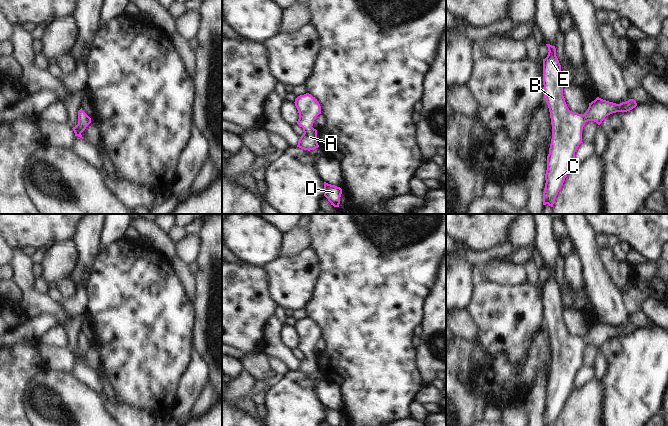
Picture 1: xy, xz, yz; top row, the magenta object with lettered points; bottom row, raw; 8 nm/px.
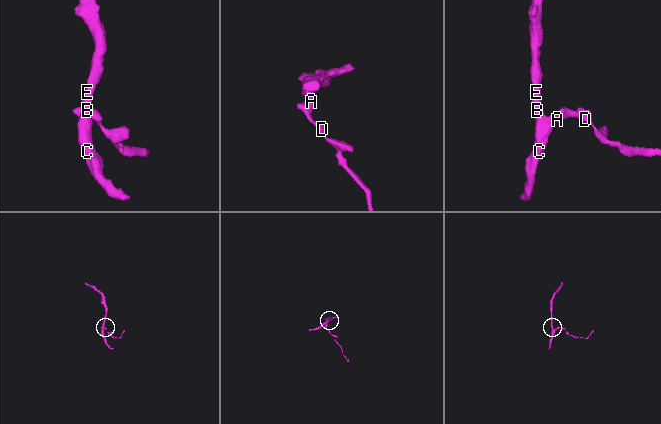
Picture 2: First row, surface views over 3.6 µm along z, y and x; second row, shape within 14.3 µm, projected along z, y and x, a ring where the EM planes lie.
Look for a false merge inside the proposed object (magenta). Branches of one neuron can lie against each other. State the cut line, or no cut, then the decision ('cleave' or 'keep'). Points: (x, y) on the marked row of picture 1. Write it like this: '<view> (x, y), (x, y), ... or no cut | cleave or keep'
no cut | keep

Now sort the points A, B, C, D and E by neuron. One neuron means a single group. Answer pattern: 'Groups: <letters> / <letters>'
Groups: A B C D E

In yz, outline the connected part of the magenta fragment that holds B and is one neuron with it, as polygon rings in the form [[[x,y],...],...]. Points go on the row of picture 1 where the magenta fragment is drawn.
[[[546,45],[549,52],[543,59],[543,94],[550,112],[552,139],[547,156],[543,205],[553,207],[556,196],[574,165],[575,152],[583,143],[582,130],[585,123],[594,121],[600,125],[606,116],[630,111],[637,103],[634,99],[629,99],[616,104],[597,97],[589,103],[583,115],[570,111],[563,96],[561,65],[556,56],[556,48]]]

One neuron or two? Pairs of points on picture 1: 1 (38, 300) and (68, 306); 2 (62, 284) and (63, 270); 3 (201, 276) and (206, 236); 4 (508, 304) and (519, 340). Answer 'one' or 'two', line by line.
1: two
2: two
3: one
4: one

